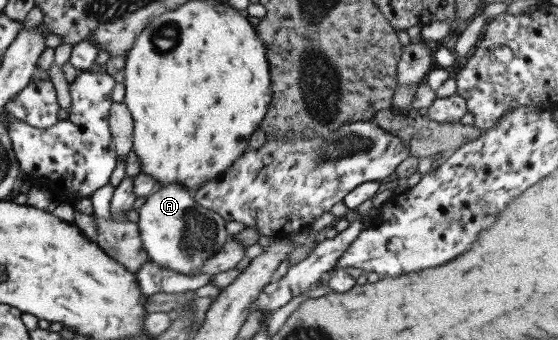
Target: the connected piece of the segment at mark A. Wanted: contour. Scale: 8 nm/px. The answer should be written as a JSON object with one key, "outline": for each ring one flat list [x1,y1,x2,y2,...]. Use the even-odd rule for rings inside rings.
{"outline":[[176,183,158,186,144,199,137,213,135,223,139,239,149,260,183,275,197,274,201,264,230,240,230,235,224,229,224,224,228,220,199,206,190,190]]}

